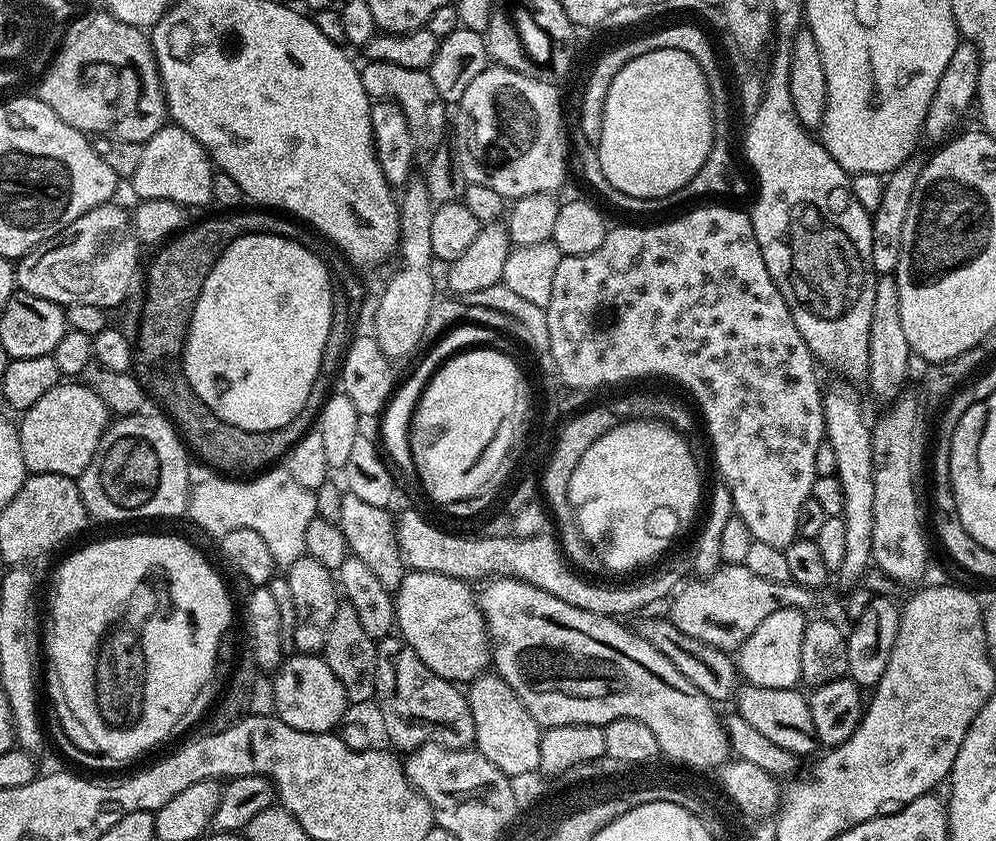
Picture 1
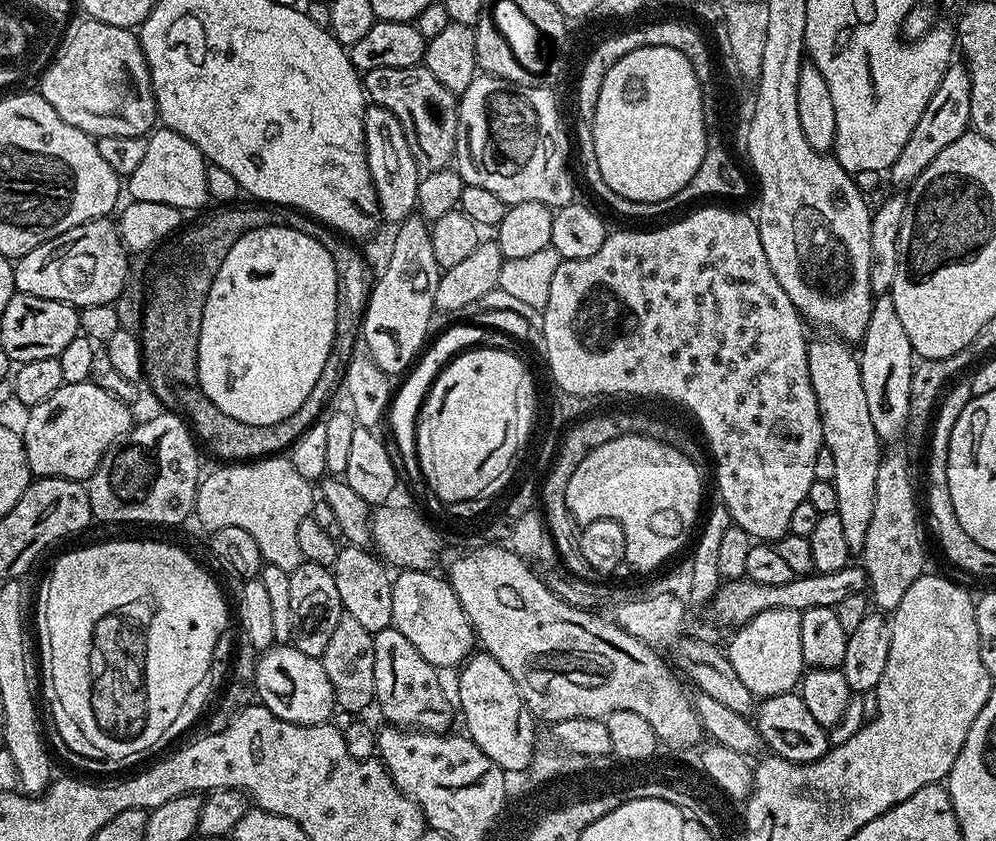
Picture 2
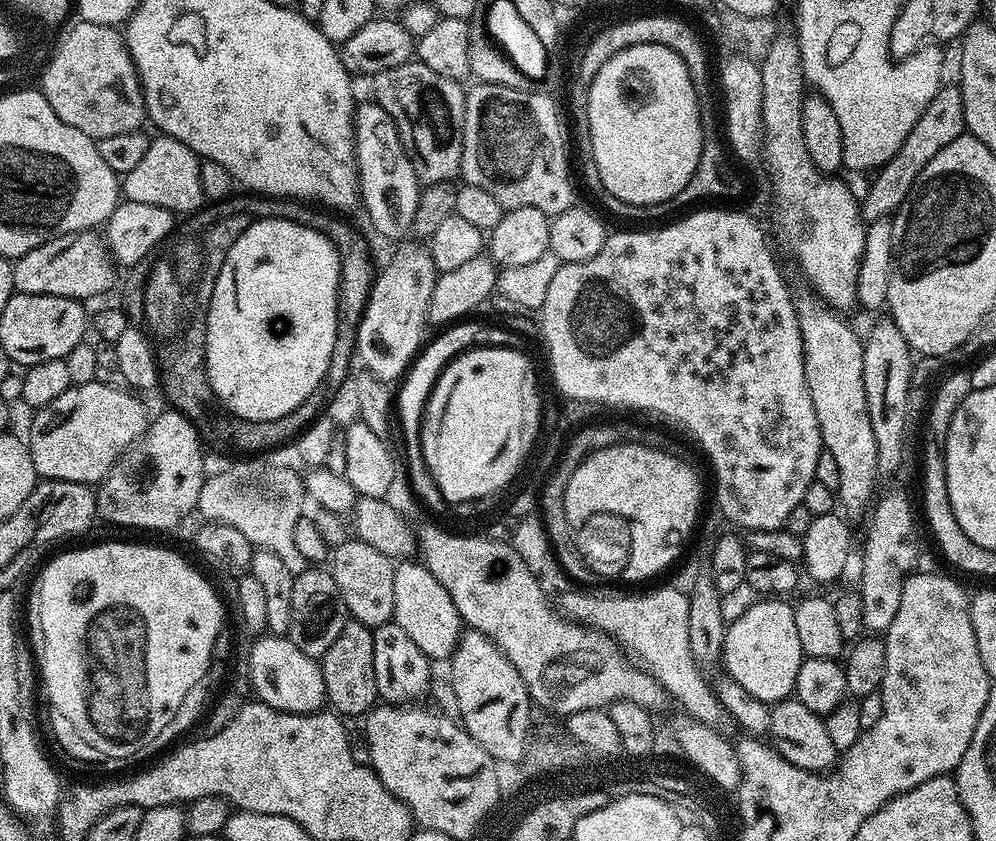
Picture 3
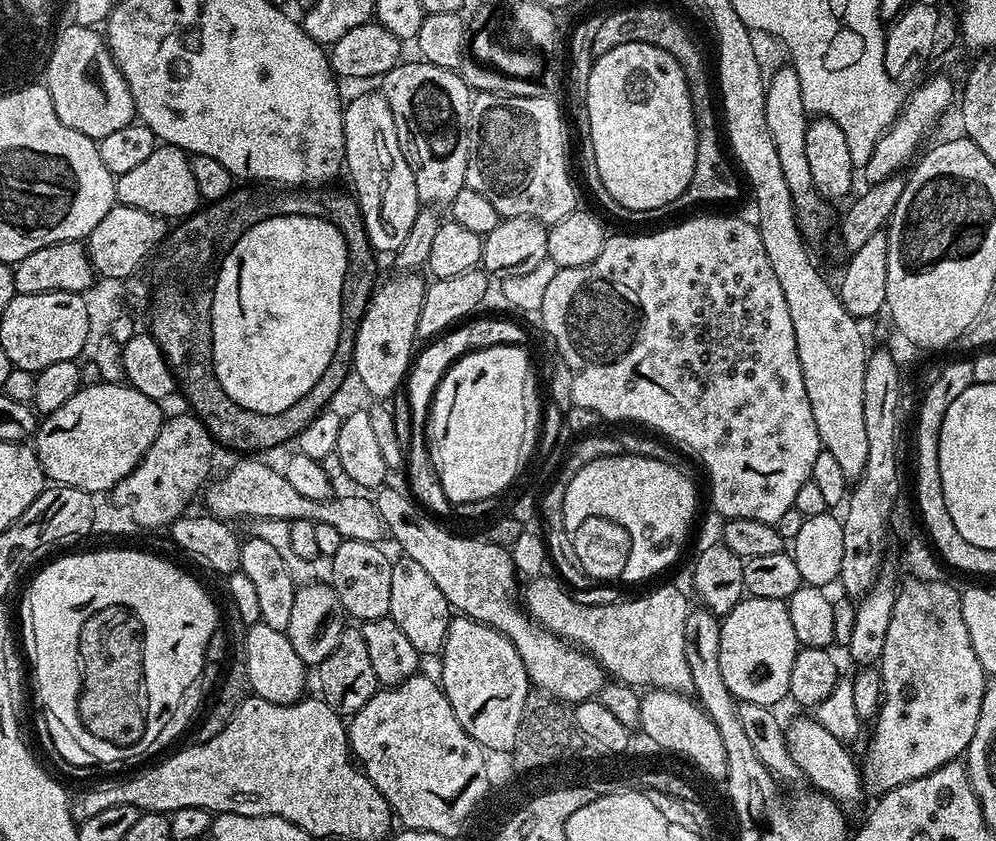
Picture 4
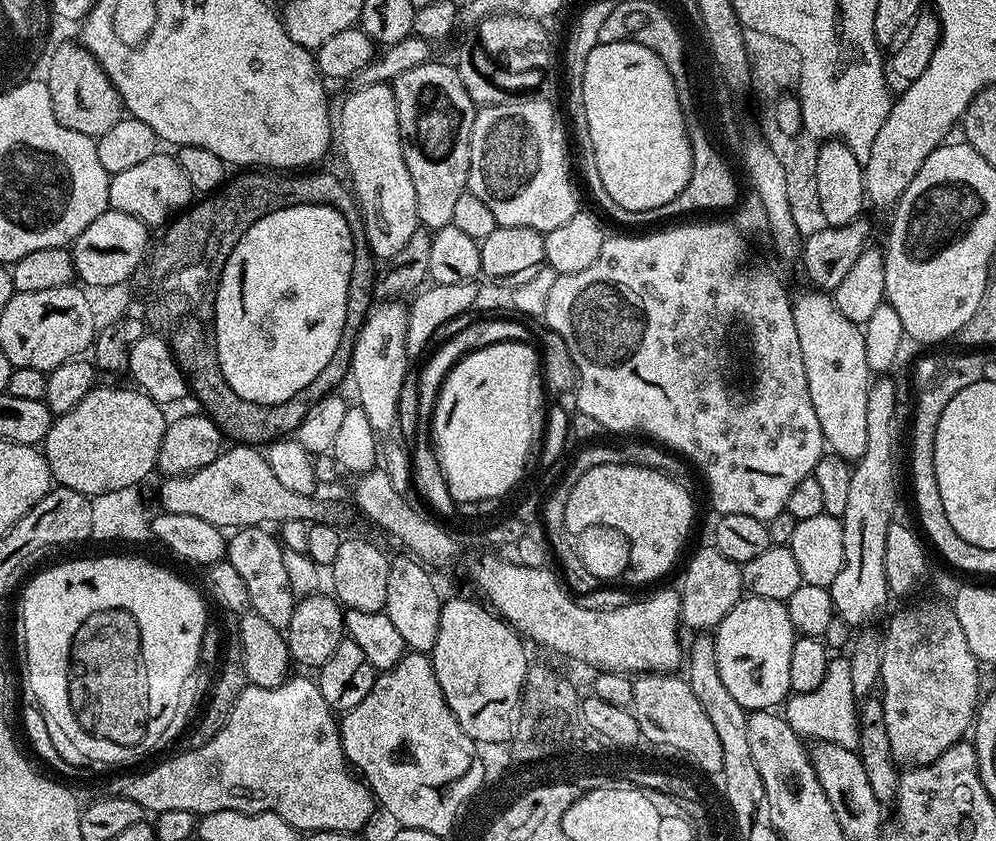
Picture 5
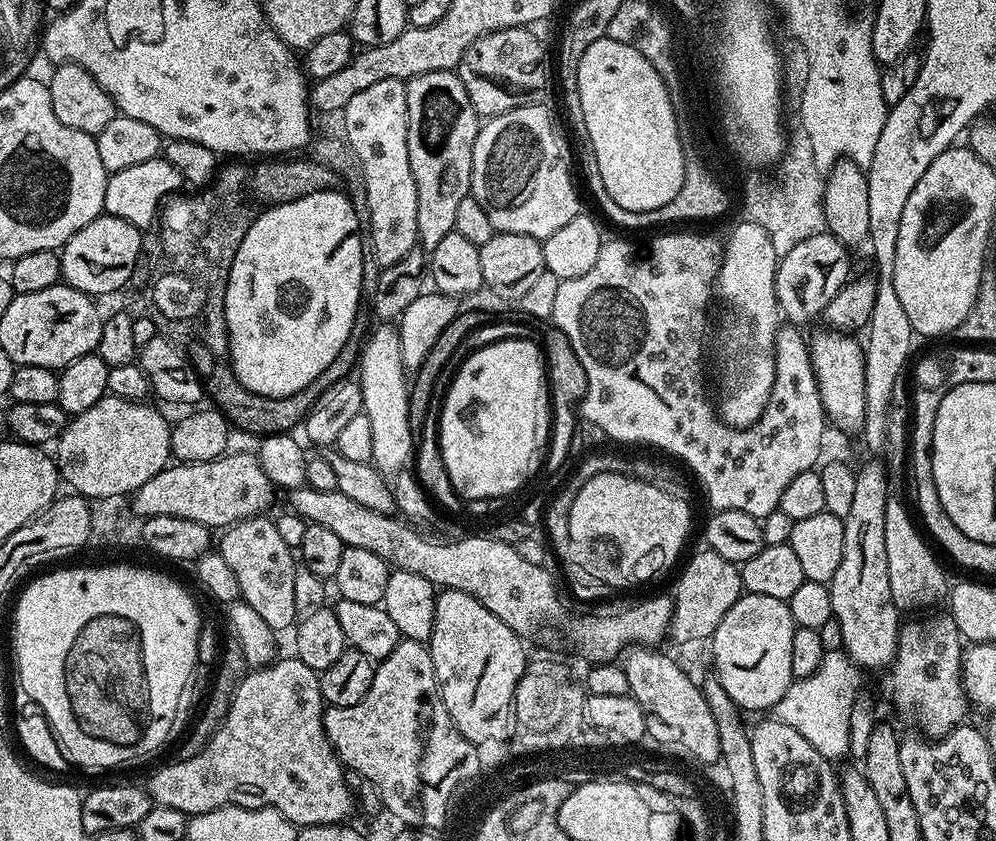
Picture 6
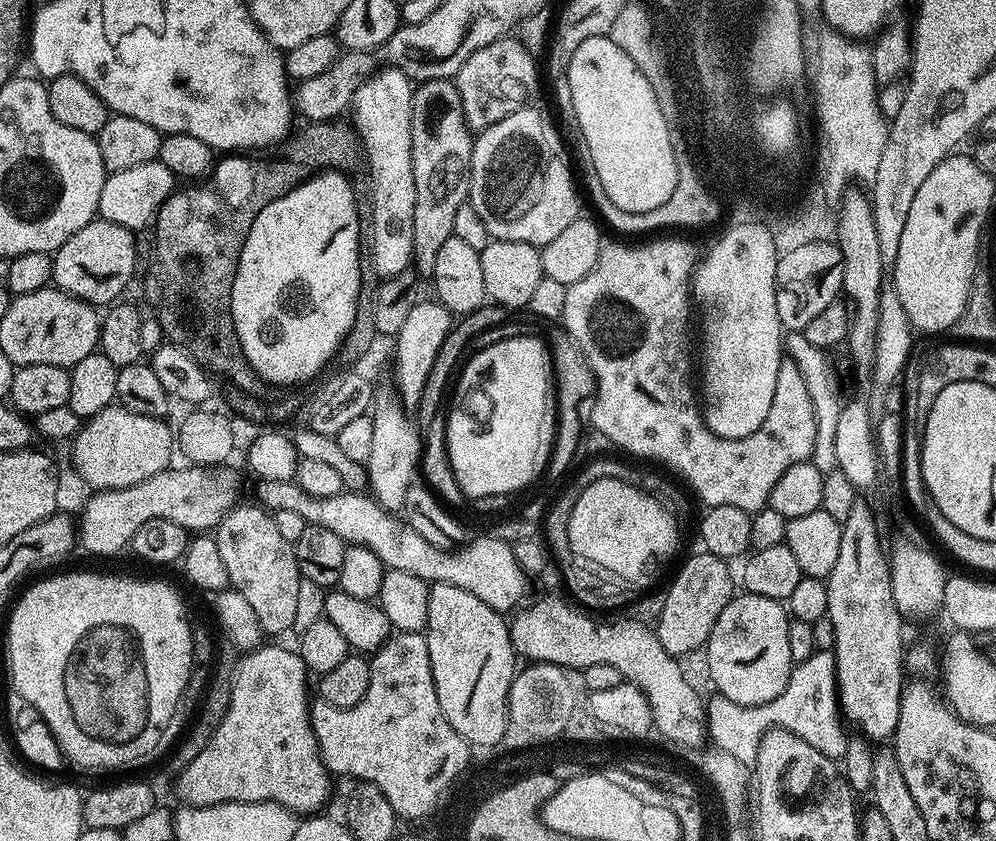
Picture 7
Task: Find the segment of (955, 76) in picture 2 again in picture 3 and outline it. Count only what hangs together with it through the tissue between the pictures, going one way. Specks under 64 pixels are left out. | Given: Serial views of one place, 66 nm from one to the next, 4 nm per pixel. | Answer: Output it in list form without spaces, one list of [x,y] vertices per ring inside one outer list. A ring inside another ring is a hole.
[[[945,83],[938,90],[938,94],[934,94],[930,106],[926,106],[922,118],[918,118],[914,130],[910,130],[910,134],[906,134],[906,142],[902,142],[898,154],[894,154],[894,158],[890,158],[890,162],[882,165],[871,177],[872,185],[865,190],[864,200],[862,196],[859,201],[860,215],[864,220],[871,222],[884,217],[888,218],[897,212],[902,206],[906,194],[910,194],[914,182],[918,182],[918,174],[922,174],[922,170],[926,170],[930,158],[934,158],[934,154],[938,154],[938,150],[942,150],[942,146],[950,146],[950,142],[954,142],[954,138],[965,135],[965,132],[962,94],[955,83]]]

